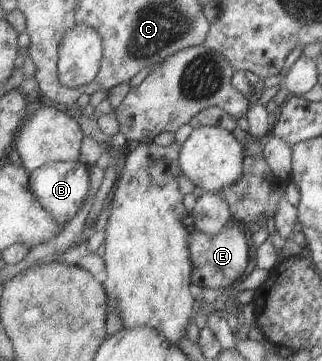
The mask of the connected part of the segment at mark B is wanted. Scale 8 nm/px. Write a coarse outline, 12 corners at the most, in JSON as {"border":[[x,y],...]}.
{"border":[[78,160],[29,173],[39,205],[63,225],[83,204],[89,169]]}

